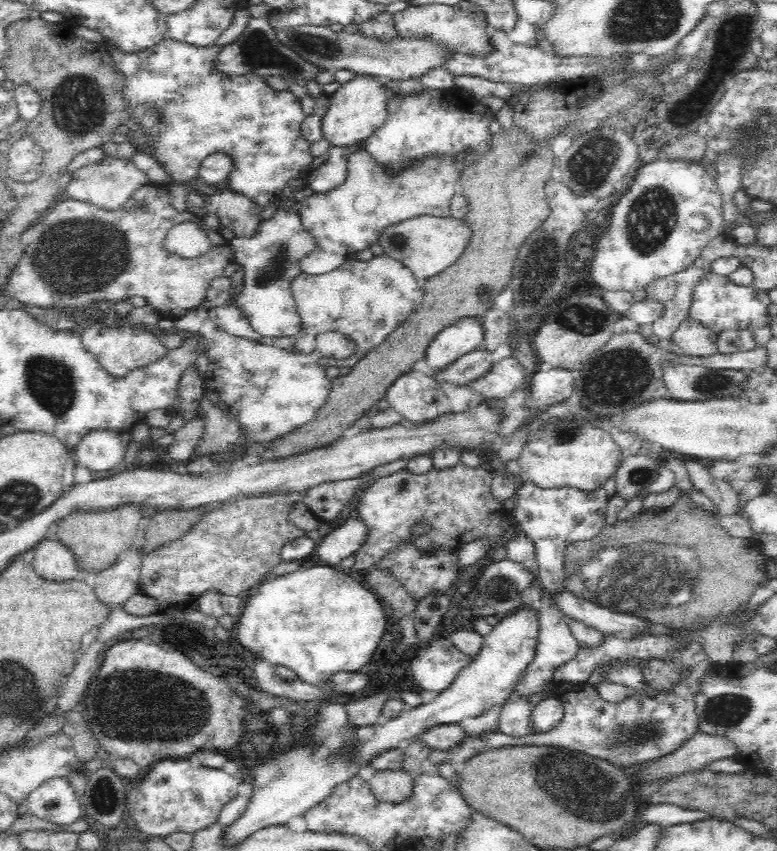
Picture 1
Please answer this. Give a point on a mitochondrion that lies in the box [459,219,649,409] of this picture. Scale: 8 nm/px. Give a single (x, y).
(541, 271)

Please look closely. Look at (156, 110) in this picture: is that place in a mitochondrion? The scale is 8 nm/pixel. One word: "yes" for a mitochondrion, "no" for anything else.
yes

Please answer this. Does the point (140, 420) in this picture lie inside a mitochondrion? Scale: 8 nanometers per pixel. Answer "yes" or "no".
no

